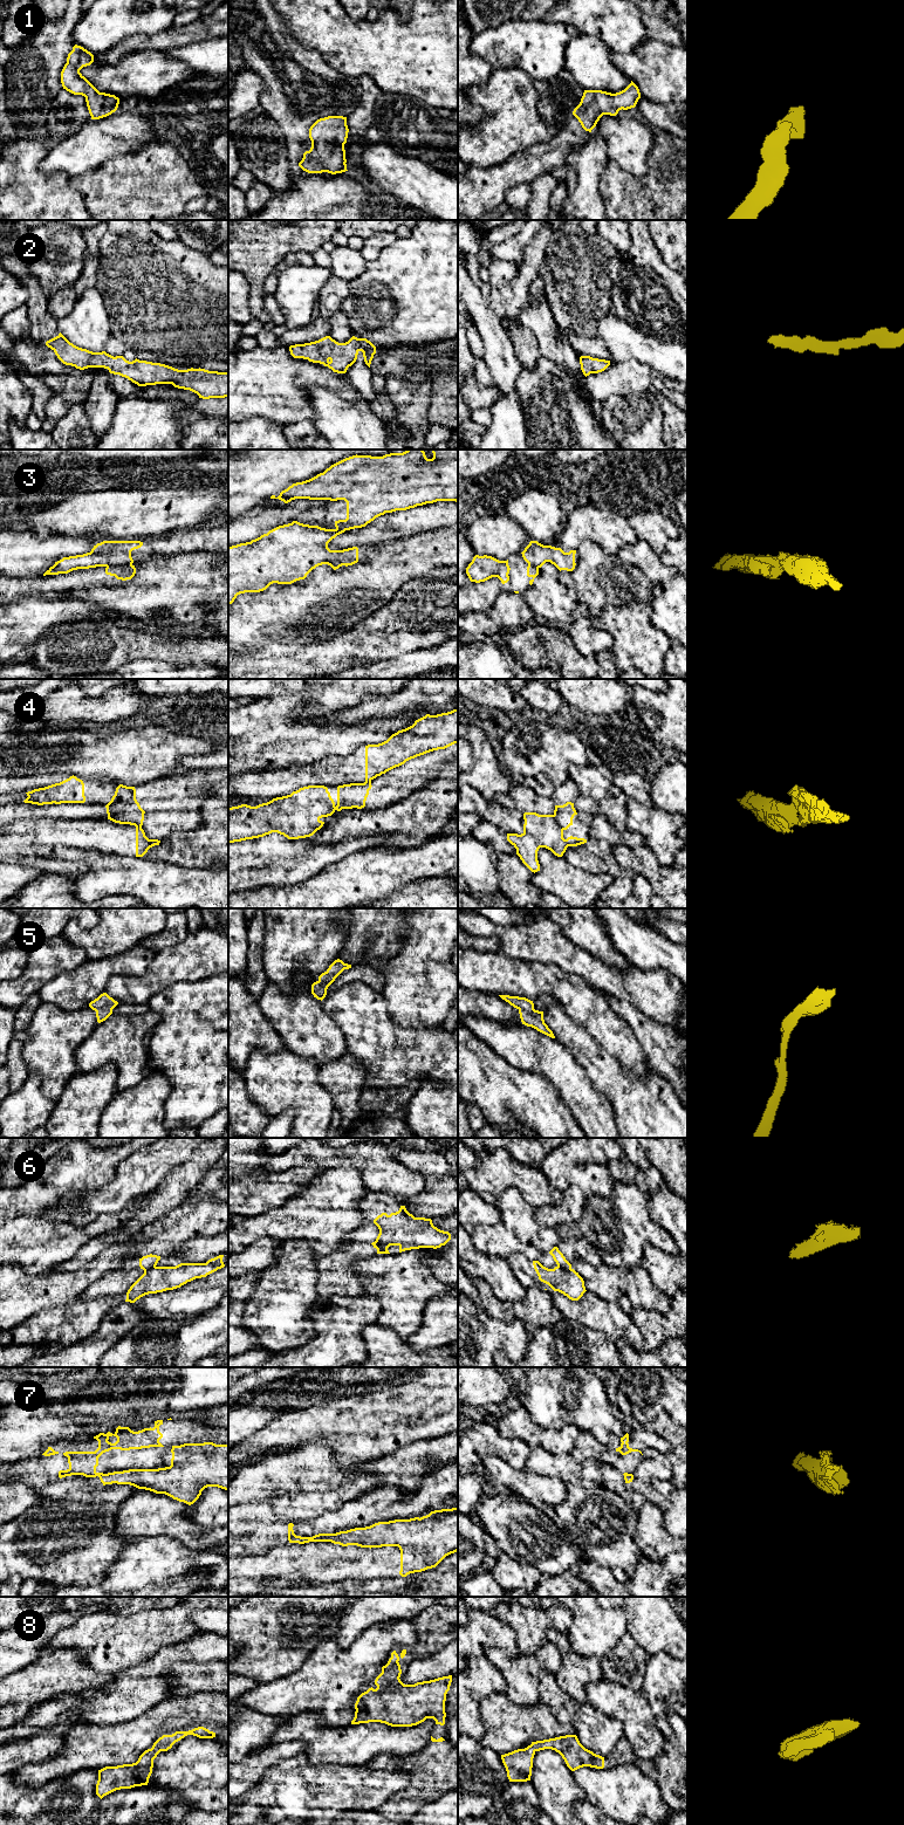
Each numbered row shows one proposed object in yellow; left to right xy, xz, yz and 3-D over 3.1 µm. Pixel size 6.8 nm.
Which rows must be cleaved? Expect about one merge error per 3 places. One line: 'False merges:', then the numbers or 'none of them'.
False merges: 3, 4, 6, 7

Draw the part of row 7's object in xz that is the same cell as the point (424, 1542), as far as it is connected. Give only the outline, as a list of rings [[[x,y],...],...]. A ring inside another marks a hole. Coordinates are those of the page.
[[[458,1508],[431,1511],[423,1517],[378,1522],[365,1528],[340,1531],[330,1536],[330,1542],[342,1546],[361,1548],[398,1546],[400,1550],[402,1577],[436,1567],[446,1556],[458,1551]]]

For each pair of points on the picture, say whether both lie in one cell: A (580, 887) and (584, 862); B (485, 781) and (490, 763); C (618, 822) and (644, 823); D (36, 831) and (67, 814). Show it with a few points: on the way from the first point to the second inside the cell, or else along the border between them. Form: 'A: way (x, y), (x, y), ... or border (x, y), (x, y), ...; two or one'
A: border (562, 856), (586, 871), (609, 875); two
B: way (487, 776), (487, 768); one
C: border (629, 798), (627, 802), (625, 828); two
D: border (32, 818), (60, 817), (62, 820); two

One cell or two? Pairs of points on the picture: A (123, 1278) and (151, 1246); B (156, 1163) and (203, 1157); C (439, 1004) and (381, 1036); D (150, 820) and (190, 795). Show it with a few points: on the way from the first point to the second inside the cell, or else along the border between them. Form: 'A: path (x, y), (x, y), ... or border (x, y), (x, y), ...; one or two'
A: path (131, 1270), (148, 1254); one
B: border (197, 1150), (187, 1160), (175, 1166), (168, 1174); two
C: border (385, 1002), (397, 1026), (426, 1027); two
D: path (159, 810), (175, 795), (180, 795); one

